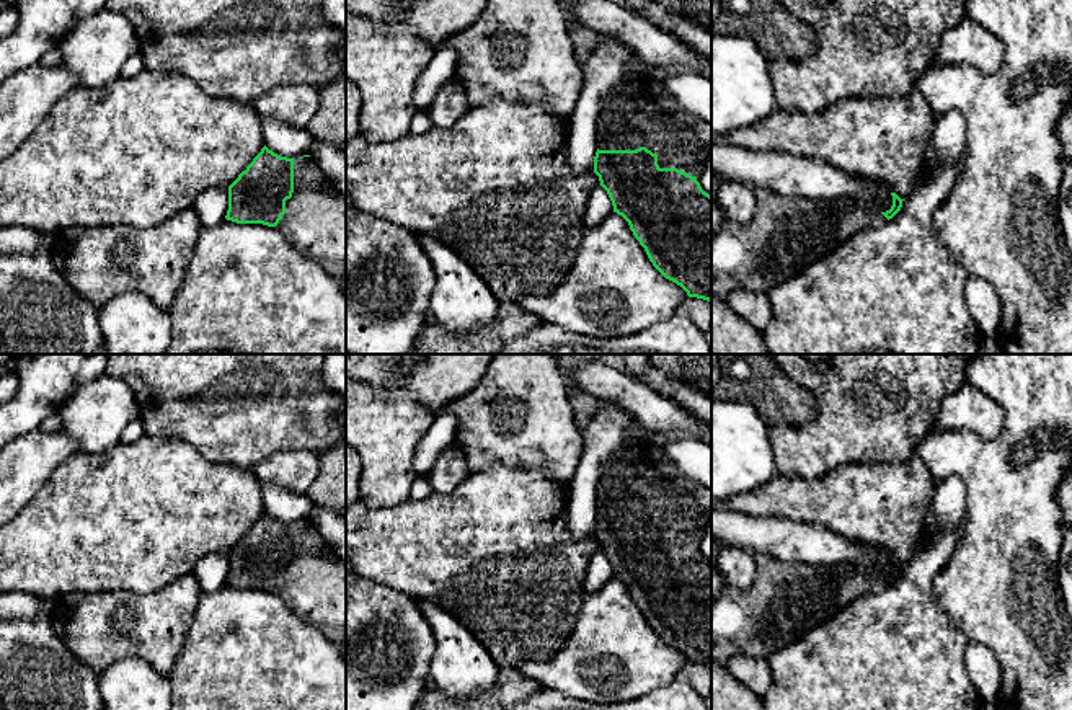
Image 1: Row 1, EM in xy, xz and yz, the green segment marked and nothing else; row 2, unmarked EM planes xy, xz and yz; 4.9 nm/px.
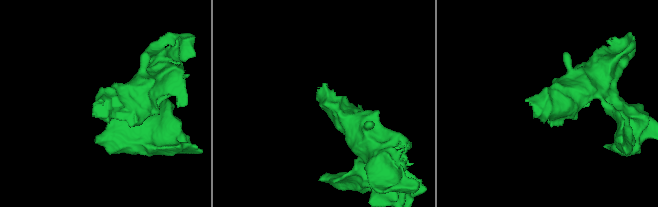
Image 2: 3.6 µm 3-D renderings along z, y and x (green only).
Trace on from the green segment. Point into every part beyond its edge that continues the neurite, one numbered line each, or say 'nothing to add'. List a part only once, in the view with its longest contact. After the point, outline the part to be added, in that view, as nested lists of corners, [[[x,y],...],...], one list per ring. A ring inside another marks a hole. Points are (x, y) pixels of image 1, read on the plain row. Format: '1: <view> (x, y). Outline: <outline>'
1: xy (314, 590). Outline: [[[312,522],[294,524],[294,558],[274,594],[299,619],[320,628],[346,658],[346,563],[326,545]]]
2: xz (642, 480). Outline: [[[635,421],[625,454],[597,483],[597,514],[646,513],[658,521],[659,534],[677,534],[698,547],[711,522],[711,491],[680,475],[664,454],[669,442],[687,437],[702,439],[689,431],[648,431]]]

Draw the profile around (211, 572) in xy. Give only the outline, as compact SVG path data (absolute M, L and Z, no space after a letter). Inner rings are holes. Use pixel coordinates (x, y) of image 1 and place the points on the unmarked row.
M220 552L206 555L194 565L193 575L204 594L220 589L228 576L228 555Z

